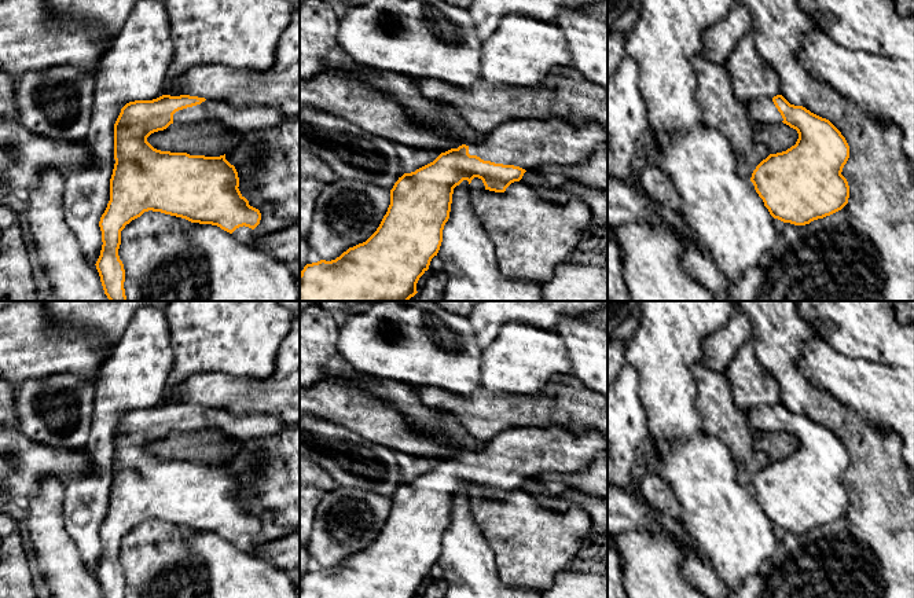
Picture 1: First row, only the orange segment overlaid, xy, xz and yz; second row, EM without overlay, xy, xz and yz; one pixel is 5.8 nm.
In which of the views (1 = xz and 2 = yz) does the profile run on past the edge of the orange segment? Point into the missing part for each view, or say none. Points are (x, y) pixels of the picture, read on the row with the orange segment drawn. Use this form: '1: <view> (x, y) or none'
1: xz (527, 143)
2: yz (763, 110)

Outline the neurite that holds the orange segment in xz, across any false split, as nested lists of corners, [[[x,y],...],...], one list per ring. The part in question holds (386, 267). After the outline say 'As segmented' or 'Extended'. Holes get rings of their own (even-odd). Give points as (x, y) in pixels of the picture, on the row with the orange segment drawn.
[[[518,120],[496,126],[481,144],[451,148],[433,162],[404,173],[390,190],[390,205],[377,231],[331,261],[306,264],[300,274],[300,301],[408,301],[419,278],[437,256],[449,219],[454,188],[463,180],[482,180],[485,190],[504,192],[526,170],[544,164],[581,164],[597,146],[608,143],[608,131],[588,121],[580,128],[554,120]]]. Extended

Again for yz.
[[[777,95],[772,99],[761,98],[744,102],[744,106],[753,125],[783,122],[799,133],[799,139],[794,146],[786,151],[770,154],[752,173],[750,181],[770,214],[783,223],[805,225],[814,220],[823,219],[841,210],[848,203],[849,198],[848,181],[841,175],[843,168],[849,158],[849,146],[841,132],[829,120],[811,113],[803,106],[790,104],[782,95]]]. Extended

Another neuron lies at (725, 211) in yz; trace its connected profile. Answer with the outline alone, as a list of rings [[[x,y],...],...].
[[[706,124],[679,132],[660,135],[658,151],[647,161],[662,170],[682,199],[686,223],[708,247],[720,274],[730,280],[739,279],[745,269],[757,267],[775,245],[774,217],[750,180],[737,172],[737,158],[728,139]]]

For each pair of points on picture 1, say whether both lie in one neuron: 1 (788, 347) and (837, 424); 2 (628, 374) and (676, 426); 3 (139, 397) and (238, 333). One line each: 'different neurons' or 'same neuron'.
1: same neuron
2: different neurons
3: different neurons

